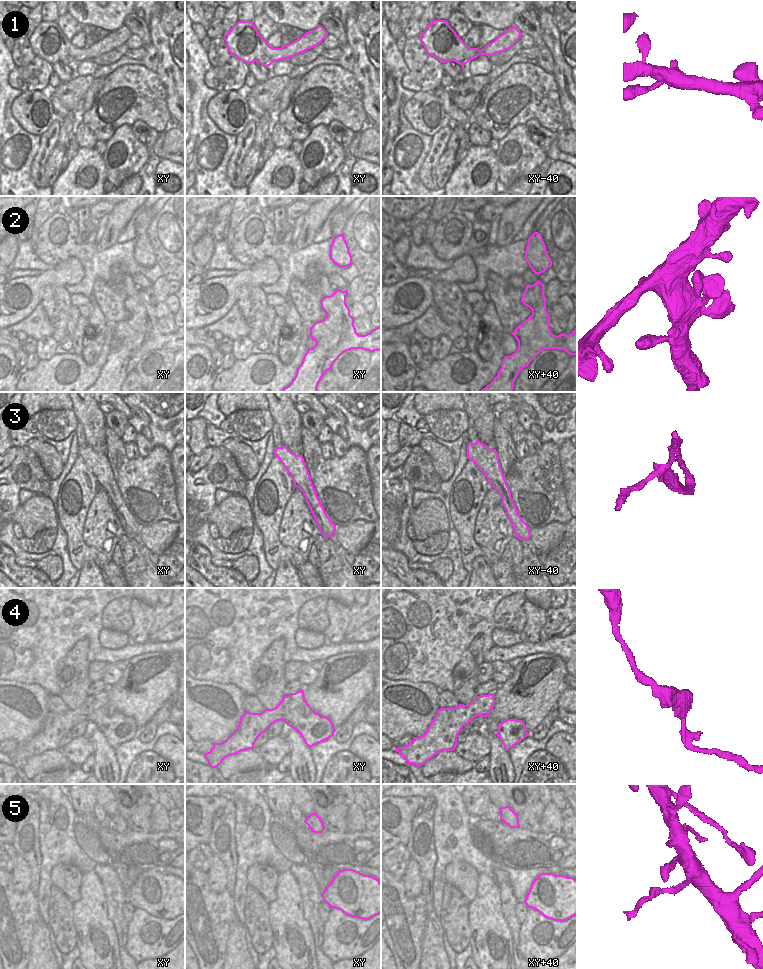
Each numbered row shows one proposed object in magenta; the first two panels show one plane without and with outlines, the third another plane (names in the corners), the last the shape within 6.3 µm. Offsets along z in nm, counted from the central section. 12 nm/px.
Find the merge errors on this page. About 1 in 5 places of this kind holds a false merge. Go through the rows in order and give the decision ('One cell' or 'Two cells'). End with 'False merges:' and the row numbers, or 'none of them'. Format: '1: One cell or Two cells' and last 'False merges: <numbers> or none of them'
1: One cell
2: One cell
3: One cell
4: One cell
5: Two cells
False merges: 5

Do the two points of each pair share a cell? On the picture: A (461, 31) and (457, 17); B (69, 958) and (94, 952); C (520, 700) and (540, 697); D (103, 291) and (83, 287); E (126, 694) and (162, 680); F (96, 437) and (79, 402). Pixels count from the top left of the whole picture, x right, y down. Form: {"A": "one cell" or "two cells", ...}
{"A": "one cell", "B": "two cells", "C": "one cell", "D": "two cells", "E": "one cell", "F": "one cell"}

